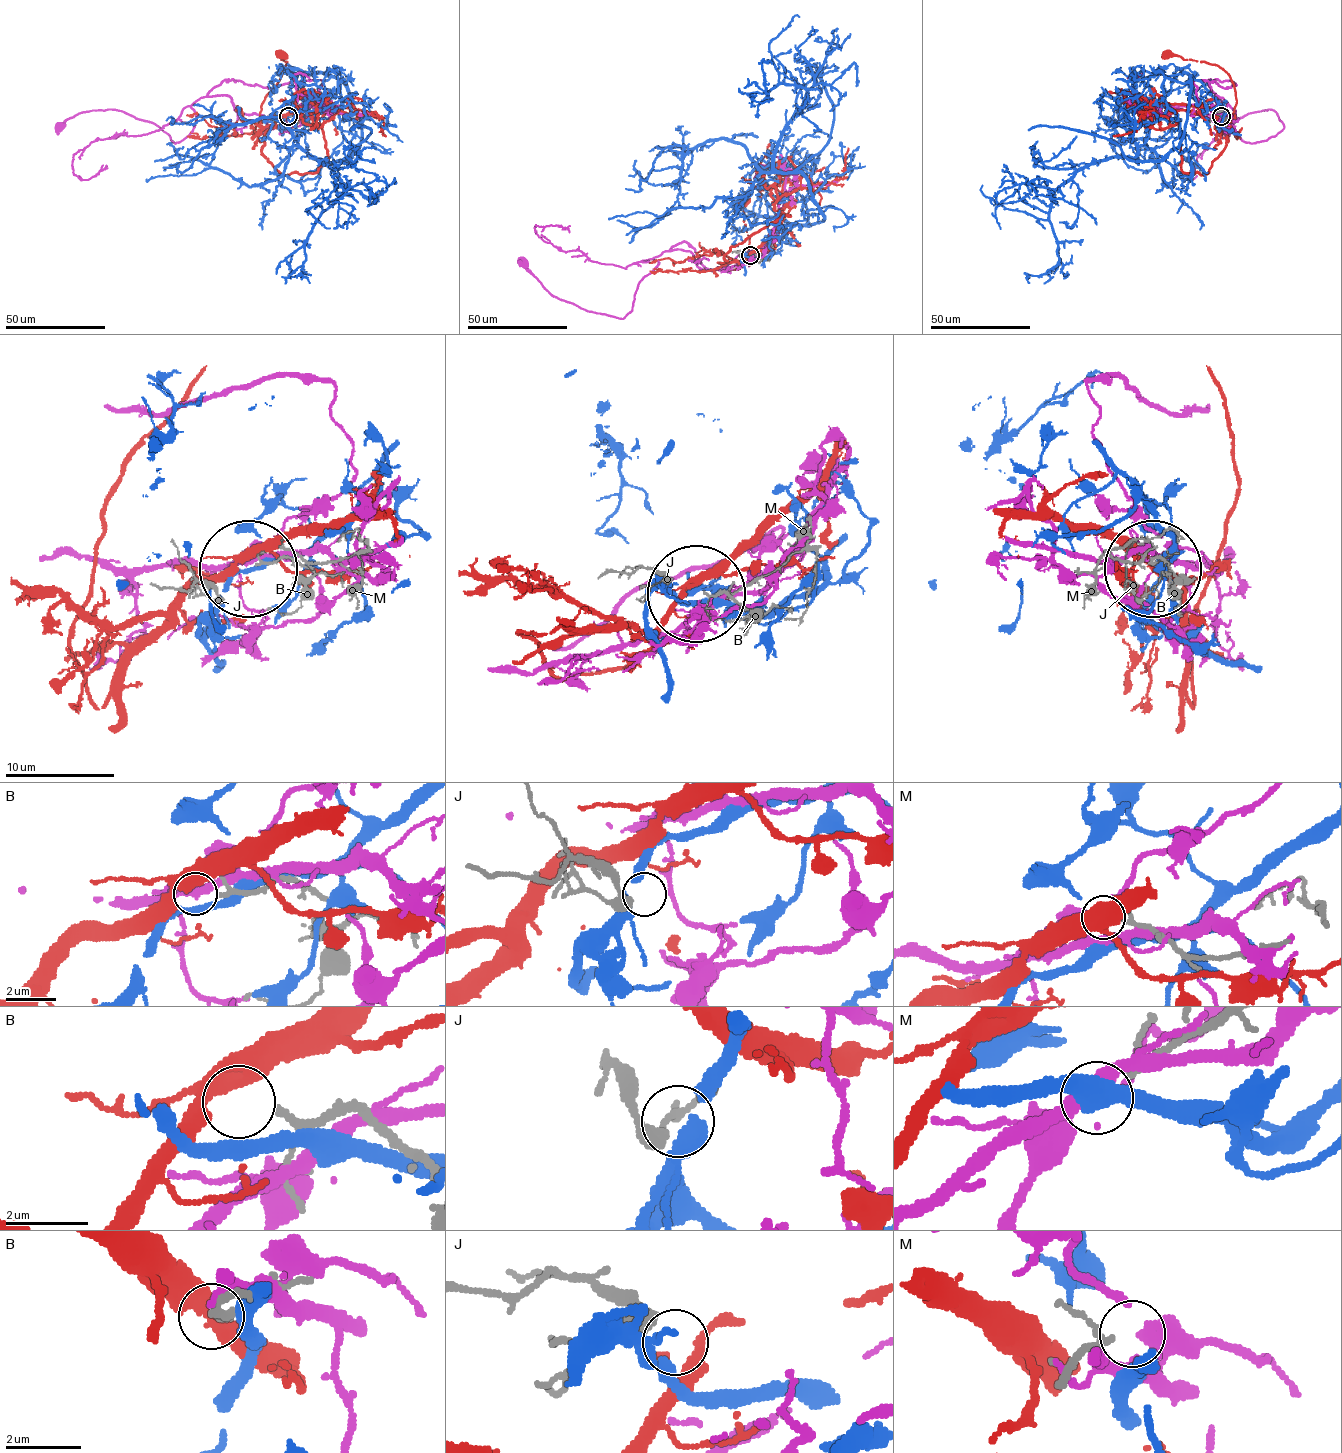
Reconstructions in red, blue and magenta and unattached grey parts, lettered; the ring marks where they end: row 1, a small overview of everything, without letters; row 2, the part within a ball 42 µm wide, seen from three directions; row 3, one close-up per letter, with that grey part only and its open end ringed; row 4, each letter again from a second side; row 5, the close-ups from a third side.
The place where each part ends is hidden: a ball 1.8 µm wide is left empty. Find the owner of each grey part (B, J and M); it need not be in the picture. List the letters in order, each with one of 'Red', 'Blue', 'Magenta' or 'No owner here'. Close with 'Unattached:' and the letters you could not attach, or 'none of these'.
B: Red
J: No owner here
M: No owner here
Unattached: J, M

